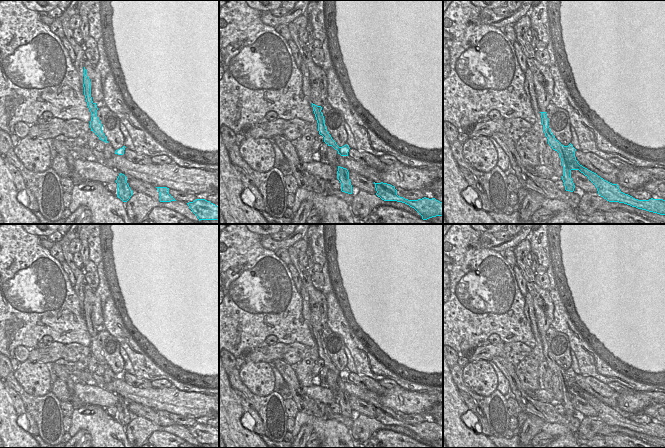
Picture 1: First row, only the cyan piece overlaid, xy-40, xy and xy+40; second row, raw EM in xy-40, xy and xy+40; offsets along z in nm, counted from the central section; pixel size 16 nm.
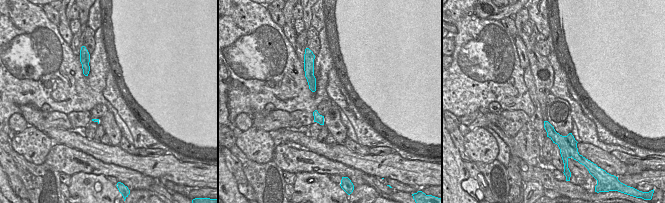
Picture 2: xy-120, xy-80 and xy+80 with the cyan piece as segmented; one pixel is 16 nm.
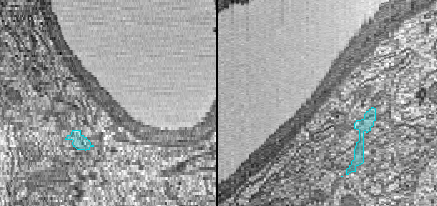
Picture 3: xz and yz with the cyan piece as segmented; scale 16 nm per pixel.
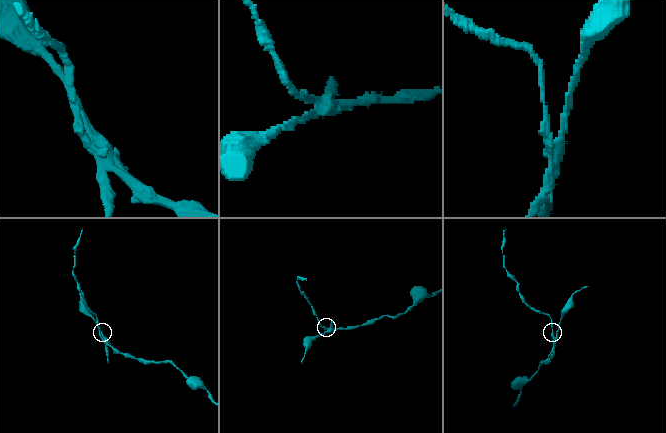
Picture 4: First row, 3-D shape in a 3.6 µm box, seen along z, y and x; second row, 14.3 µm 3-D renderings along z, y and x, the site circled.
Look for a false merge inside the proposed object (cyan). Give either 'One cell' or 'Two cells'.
Two cells.

